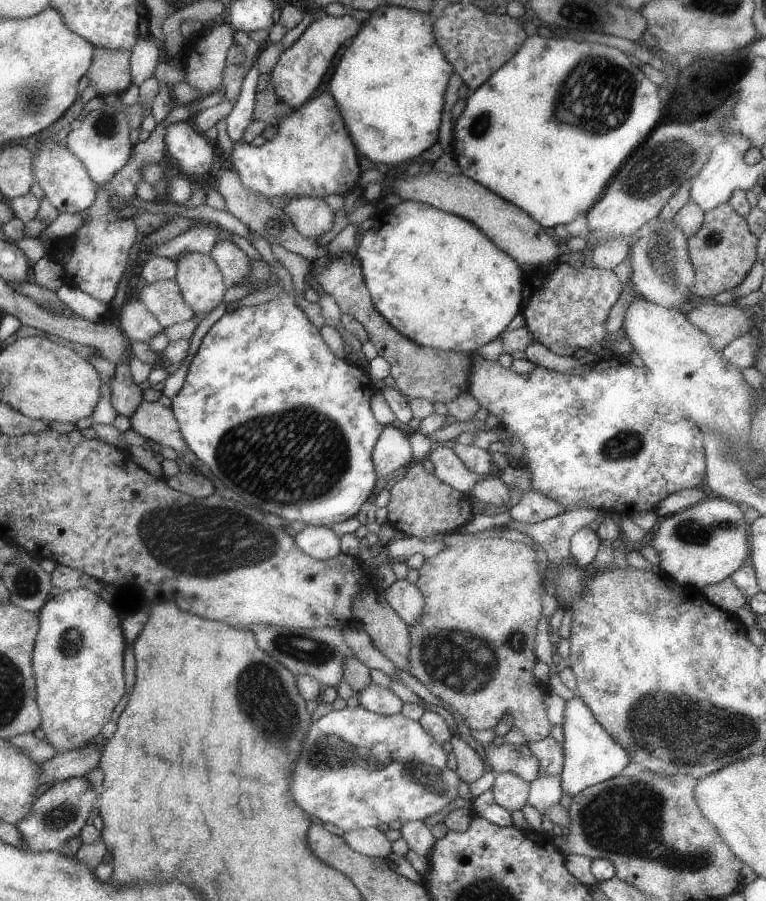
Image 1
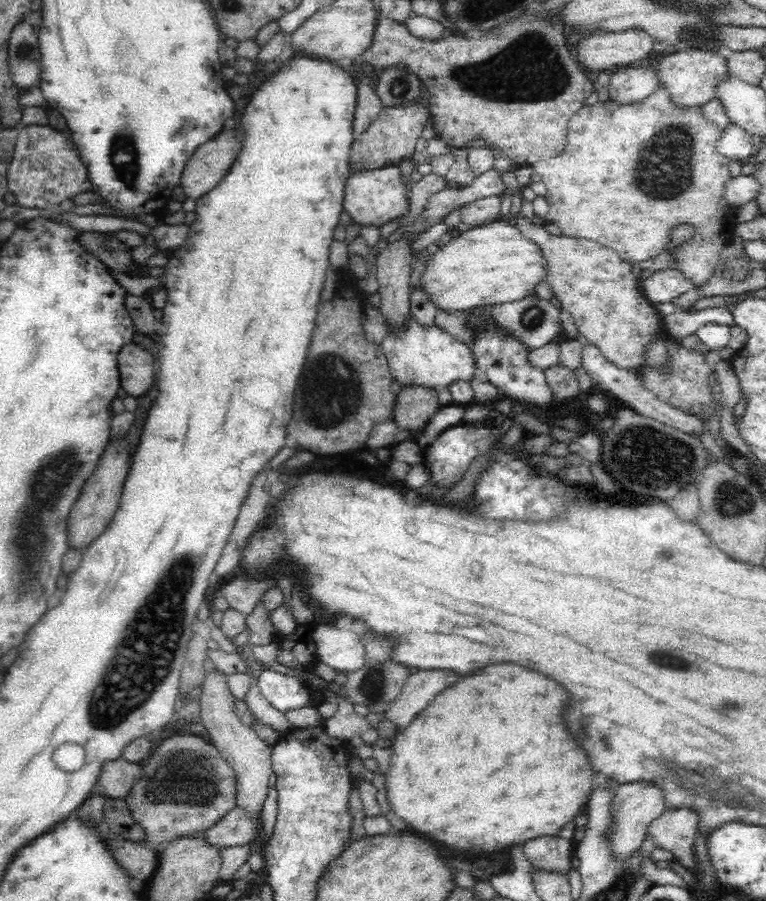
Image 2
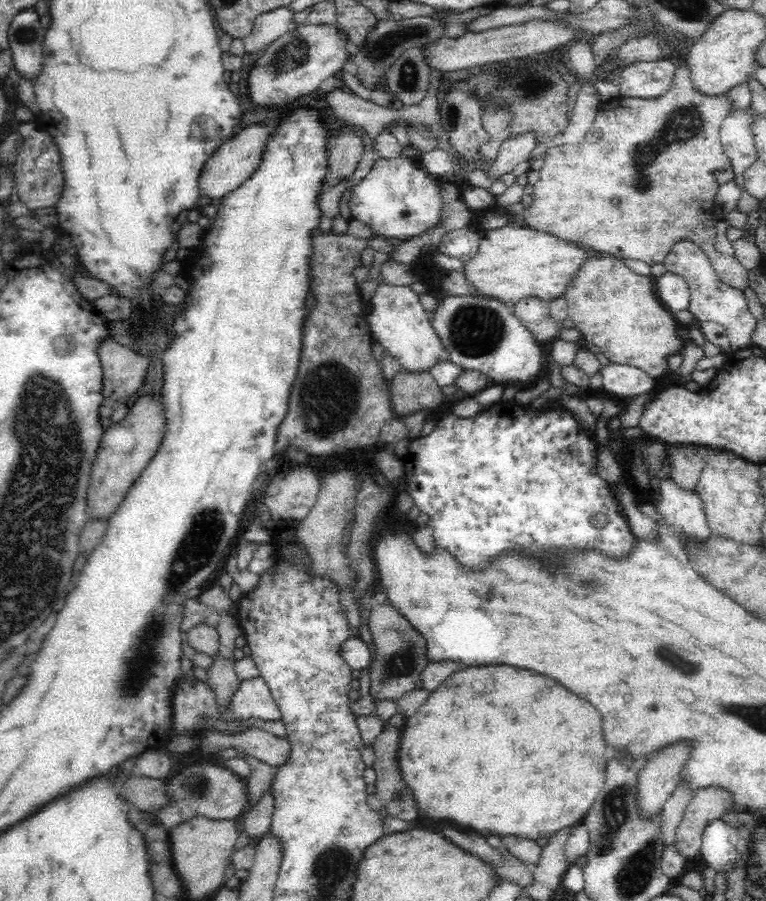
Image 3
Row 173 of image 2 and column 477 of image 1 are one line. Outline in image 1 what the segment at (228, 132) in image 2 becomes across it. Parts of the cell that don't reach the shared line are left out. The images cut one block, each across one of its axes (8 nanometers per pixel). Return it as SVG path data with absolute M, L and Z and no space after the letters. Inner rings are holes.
M427 166L427 174L423 172L419 176L393 180L393 193L402 201L427 203L439 210L469 219L491 242L506 251L519 265L527 264L539 268L543 264L553 264L559 258L559 248L545 233L544 227L539 226L539 223L535 222L526 211L514 203L507 202L506 199L499 198L499 195L487 190L487 187L481 186L474 179L429 172Z

